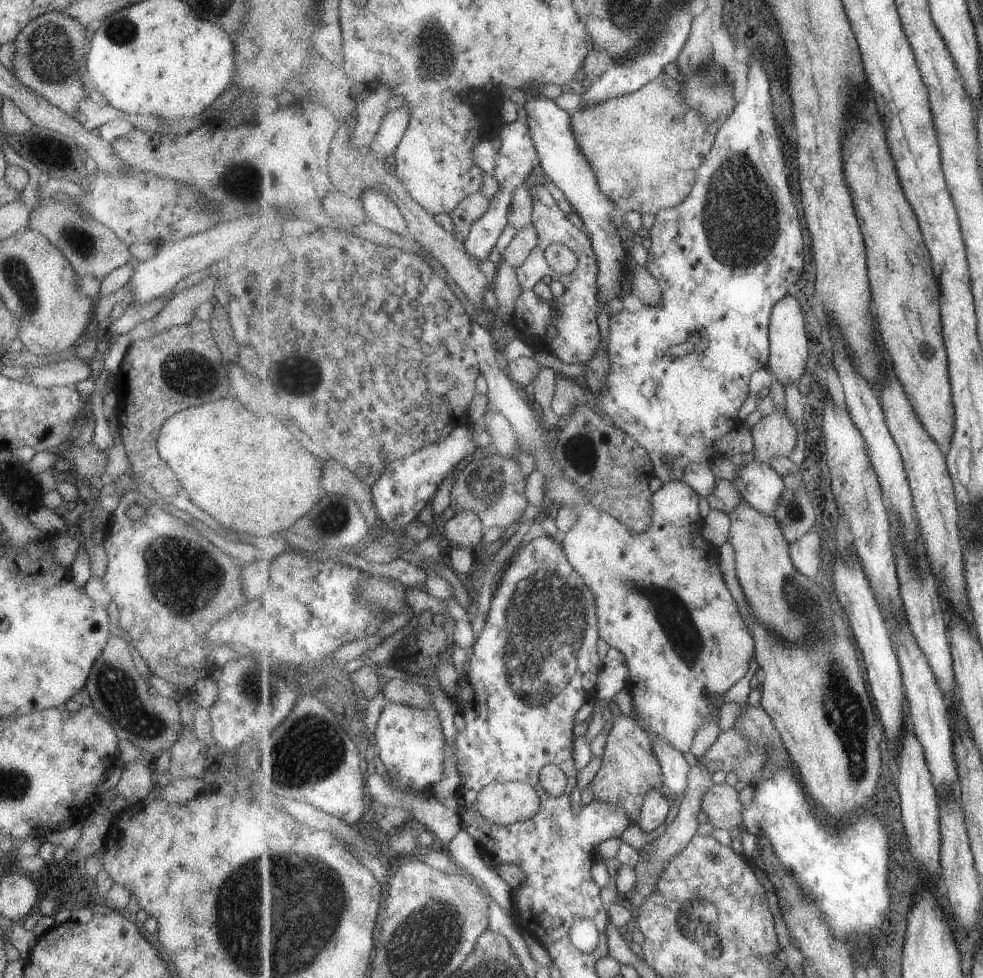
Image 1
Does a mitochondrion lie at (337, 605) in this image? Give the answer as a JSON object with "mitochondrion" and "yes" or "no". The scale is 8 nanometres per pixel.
{"mitochondrion":"yes"}

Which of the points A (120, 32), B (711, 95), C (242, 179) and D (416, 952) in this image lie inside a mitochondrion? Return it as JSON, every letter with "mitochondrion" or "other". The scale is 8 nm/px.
{"A":"mitochondrion","B":"mitochondrion","C":"mitochondrion","D":"mitochondrion"}

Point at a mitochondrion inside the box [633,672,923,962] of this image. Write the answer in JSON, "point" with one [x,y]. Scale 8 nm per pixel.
{"point":[697,922]}

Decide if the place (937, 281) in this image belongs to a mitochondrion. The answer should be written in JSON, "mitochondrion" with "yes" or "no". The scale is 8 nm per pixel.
{"mitochondrion":"no"}

